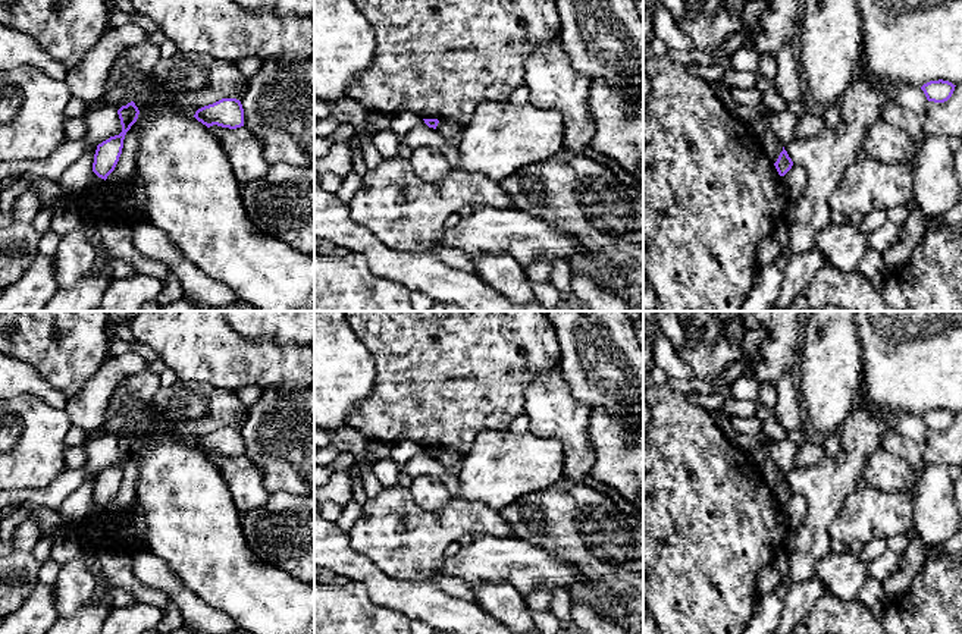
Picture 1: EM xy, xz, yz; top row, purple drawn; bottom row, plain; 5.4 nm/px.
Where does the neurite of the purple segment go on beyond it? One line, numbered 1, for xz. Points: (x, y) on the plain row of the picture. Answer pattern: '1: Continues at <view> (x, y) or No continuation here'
1: No continuation here

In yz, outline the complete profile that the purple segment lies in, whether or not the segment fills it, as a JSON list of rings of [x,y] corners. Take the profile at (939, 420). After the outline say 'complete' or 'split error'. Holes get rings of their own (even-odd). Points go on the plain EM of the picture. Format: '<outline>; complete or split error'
[[[939,408],[924,412],[921,418],[928,430],[944,431],[952,426],[955,415],[956,414],[949,409]]]; complete

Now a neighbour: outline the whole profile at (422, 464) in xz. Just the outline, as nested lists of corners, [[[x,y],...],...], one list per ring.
[[[424,449],[411,458],[407,464],[401,467],[404,473],[414,478],[419,476],[433,476],[442,480],[451,496],[458,495],[458,478],[448,473],[448,470],[441,464],[438,458],[429,456]]]

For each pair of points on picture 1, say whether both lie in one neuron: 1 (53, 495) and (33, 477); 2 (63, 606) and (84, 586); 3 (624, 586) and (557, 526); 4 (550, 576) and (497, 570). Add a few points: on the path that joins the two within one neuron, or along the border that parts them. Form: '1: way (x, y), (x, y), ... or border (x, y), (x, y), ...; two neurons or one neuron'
1: border (63, 468), (43, 487), (15, 490); two neurons
2: way (68, 602), (80, 590); one neuron
3: way (608, 570), (573, 539); one neuron
4: way (536, 570), (510, 570); one neuron

